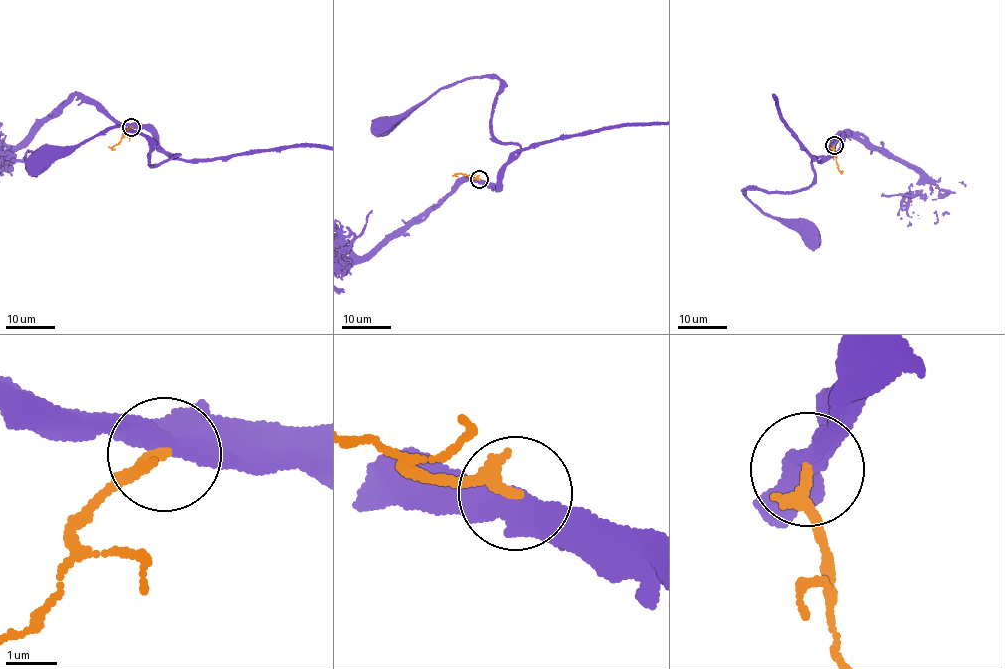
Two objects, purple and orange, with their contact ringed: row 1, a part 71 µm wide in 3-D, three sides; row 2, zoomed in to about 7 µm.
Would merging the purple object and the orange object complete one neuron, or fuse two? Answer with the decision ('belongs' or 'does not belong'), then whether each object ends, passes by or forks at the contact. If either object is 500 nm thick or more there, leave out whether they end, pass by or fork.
does not belong | purple passes by | orange ends

